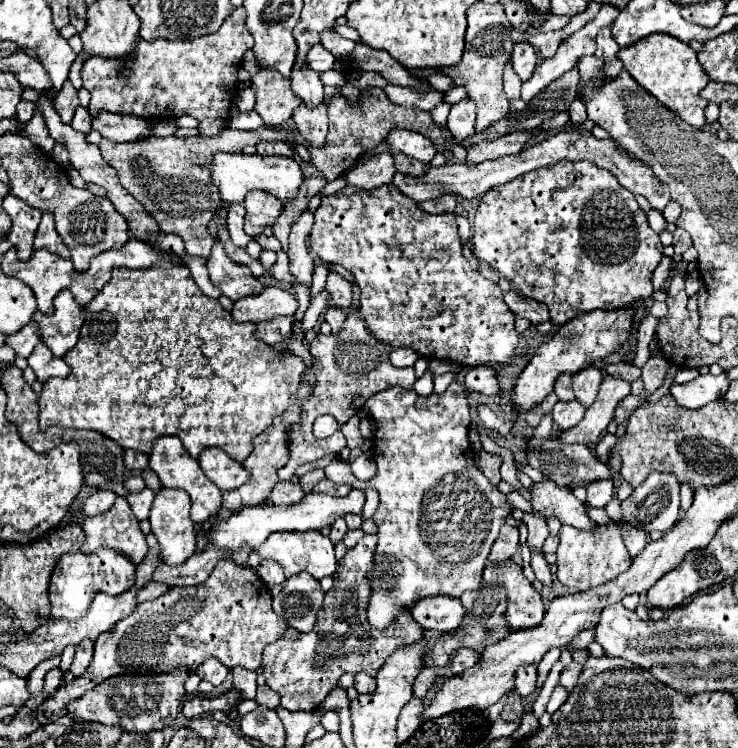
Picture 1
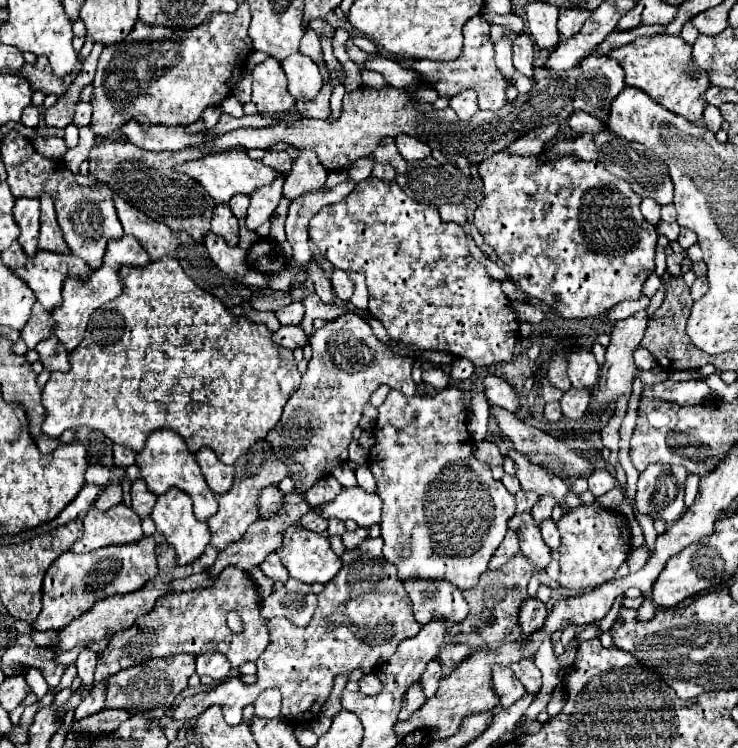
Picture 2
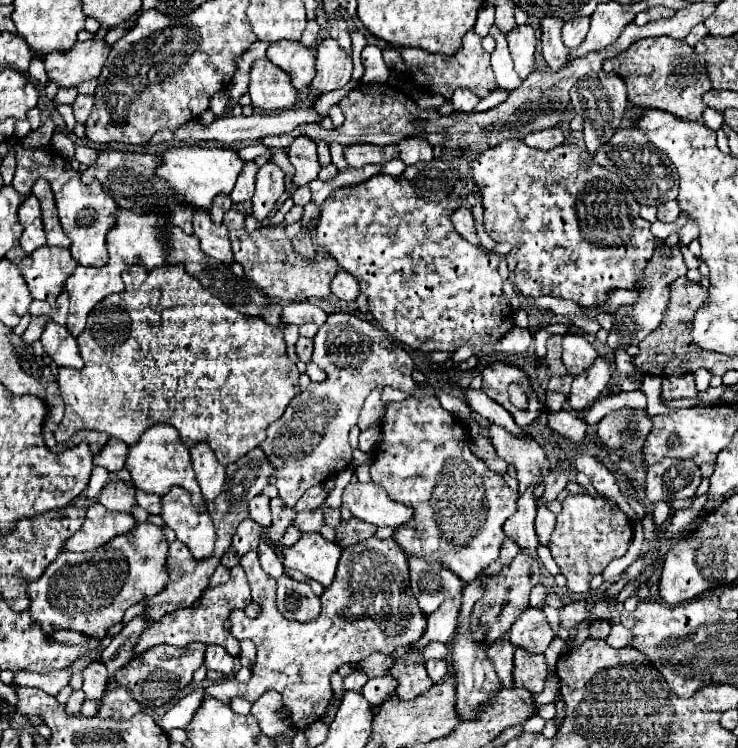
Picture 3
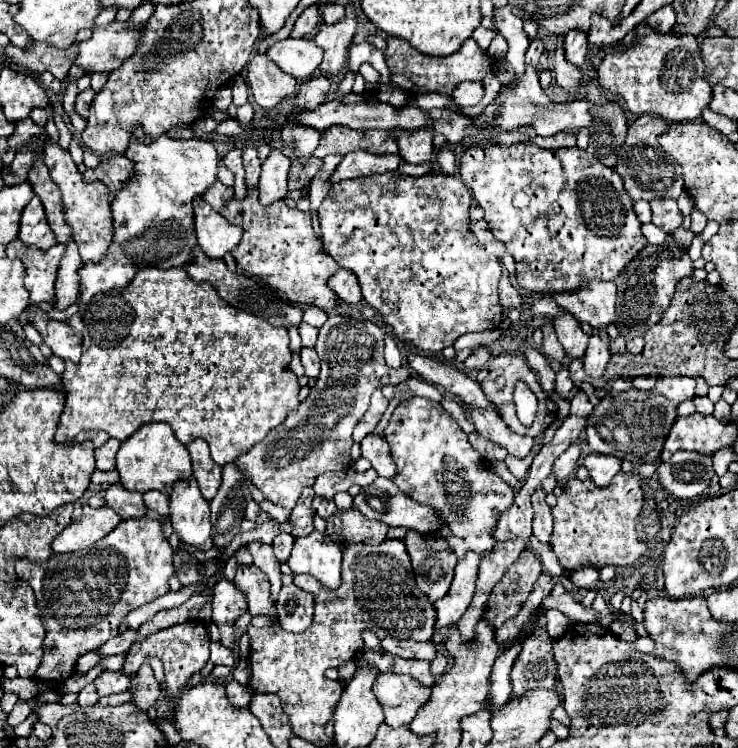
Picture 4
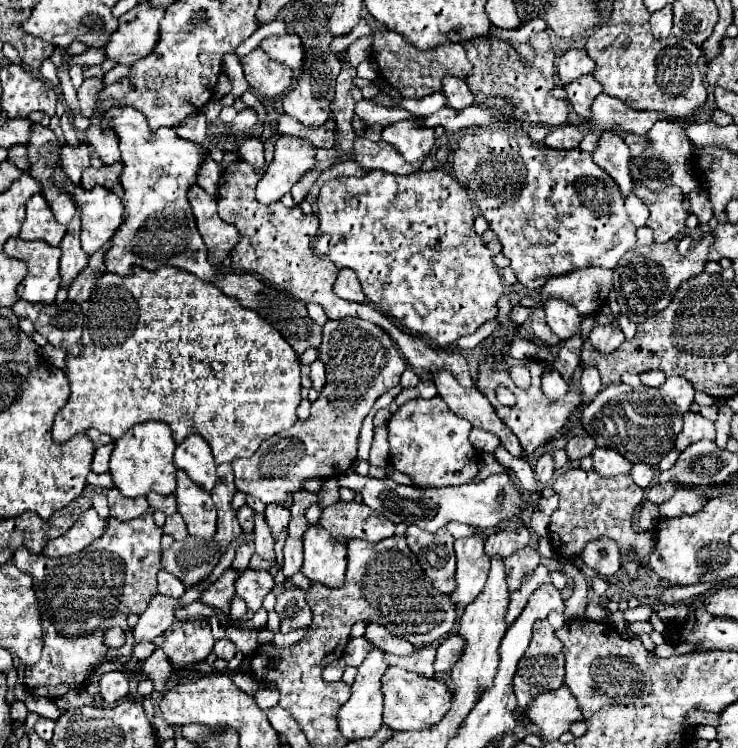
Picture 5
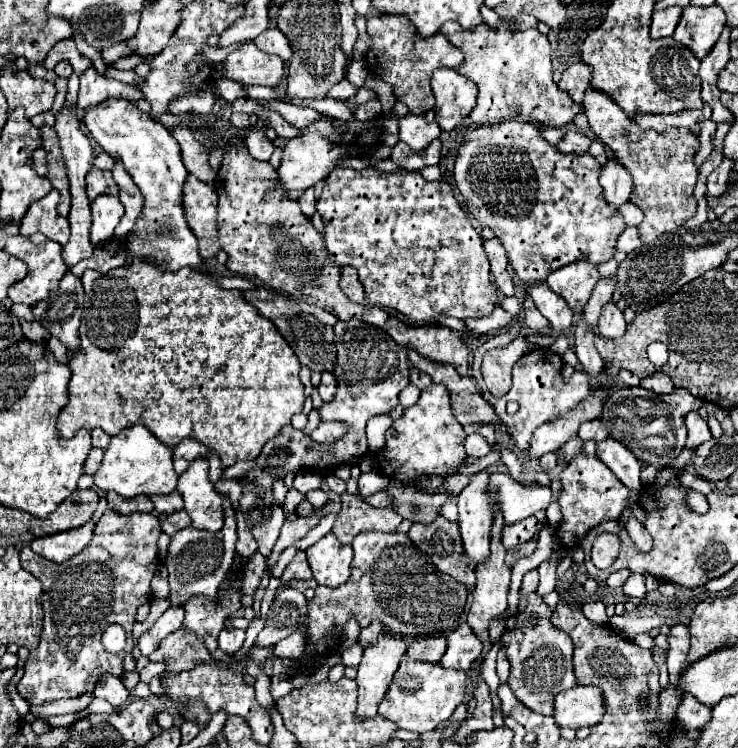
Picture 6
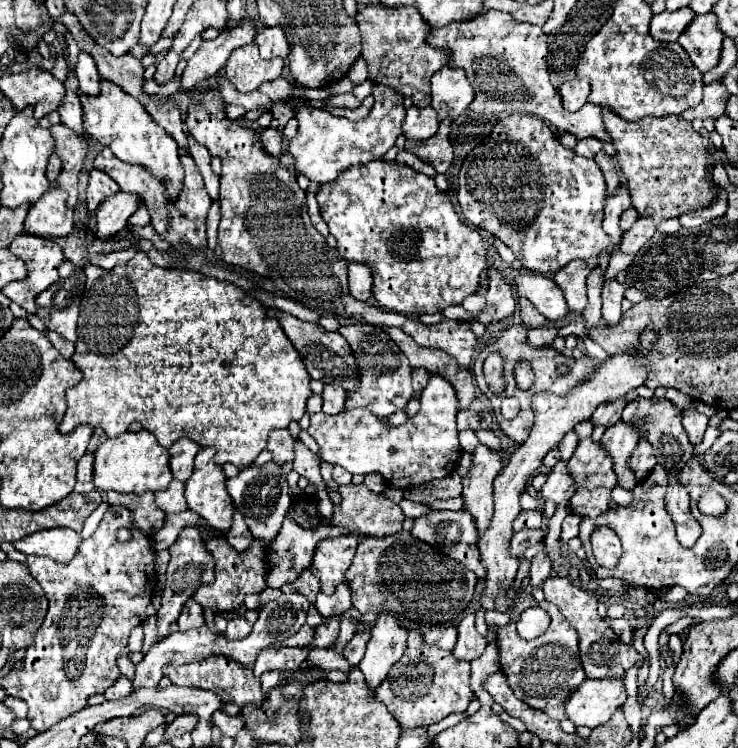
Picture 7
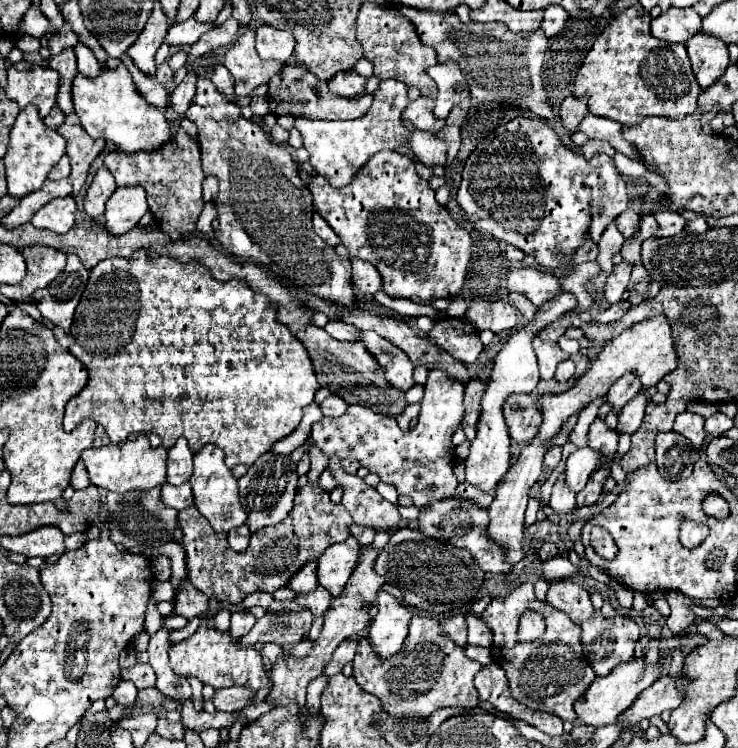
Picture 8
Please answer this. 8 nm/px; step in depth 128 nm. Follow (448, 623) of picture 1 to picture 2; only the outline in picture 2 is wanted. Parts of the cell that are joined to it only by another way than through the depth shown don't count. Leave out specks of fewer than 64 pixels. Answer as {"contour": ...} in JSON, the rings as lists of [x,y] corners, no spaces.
{"contour":[[[406,580],[406,590],[414,606],[414,616],[420,624],[436,616],[444,616],[452,622],[462,622],[468,614],[468,604],[462,598],[462,590],[448,582],[438,580]]]}

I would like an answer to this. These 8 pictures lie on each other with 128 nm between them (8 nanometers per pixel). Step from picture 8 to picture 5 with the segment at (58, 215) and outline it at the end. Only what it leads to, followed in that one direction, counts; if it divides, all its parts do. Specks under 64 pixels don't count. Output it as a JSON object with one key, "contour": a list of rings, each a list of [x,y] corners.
{"contour":[[[36,194],[26,204],[26,220],[20,230],[22,240],[44,240],[50,246],[58,246],[64,238],[66,226],[56,224],[56,218],[42,194]]]}

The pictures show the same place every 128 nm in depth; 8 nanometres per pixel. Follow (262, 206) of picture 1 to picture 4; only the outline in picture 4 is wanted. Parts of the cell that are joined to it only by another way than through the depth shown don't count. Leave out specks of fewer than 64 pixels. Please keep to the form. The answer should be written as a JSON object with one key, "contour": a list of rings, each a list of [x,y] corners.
{"contour":[[[274,148],[268,160],[262,164],[262,176],[258,182],[258,200],[262,206],[268,206],[276,200],[282,200],[288,194],[288,170],[290,158],[282,154],[282,148]]]}

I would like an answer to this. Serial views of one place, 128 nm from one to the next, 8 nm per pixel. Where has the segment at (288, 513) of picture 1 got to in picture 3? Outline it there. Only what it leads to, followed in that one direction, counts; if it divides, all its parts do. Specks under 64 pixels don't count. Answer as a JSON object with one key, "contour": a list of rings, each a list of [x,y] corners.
{"contour":[[[350,482],[342,494],[342,504],[350,508],[352,516],[376,526],[404,526],[414,516],[410,506],[392,500],[386,490],[374,482]]]}

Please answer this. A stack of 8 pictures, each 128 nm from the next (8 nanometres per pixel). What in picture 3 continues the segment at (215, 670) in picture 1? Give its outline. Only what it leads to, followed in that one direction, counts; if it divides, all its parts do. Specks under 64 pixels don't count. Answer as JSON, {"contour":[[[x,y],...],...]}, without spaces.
{"contour":[[[208,646],[204,664],[210,670],[220,670],[222,674],[230,674],[234,668],[234,658],[220,646]]]}

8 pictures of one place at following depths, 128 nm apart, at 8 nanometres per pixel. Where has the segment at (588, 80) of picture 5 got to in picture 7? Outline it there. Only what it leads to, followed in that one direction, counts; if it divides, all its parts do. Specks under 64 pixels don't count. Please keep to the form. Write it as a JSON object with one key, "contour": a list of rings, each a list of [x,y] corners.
{"contour":[[[604,112],[604,126],[616,148],[616,160],[628,182],[632,206],[638,210],[638,220],[624,232],[620,248],[608,264],[608,280],[626,270],[636,252],[652,238],[656,224],[668,218],[678,218],[686,210],[698,210],[718,198],[718,186],[708,182],[706,170],[716,166],[716,146],[710,138],[702,138],[688,120],[680,116],[646,116],[638,122],[620,120],[614,112]]]}

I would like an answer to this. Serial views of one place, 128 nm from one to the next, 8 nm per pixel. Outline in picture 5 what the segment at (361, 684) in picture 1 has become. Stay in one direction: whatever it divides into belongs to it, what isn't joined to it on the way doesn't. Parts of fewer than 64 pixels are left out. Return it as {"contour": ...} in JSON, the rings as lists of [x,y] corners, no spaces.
{"contour":[[[394,666],[388,668],[388,672],[384,674],[382,692],[384,692],[384,712],[382,712],[384,724],[396,732],[430,728],[432,724],[438,724],[452,706],[452,690],[448,688],[446,680],[426,678],[404,668]]]}

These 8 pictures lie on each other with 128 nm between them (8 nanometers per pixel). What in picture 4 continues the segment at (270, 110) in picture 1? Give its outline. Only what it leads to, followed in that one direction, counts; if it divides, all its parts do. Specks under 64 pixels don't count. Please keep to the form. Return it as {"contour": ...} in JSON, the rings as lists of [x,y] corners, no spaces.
{"contour":[[[256,54],[246,66],[246,82],[252,88],[254,102],[262,108],[274,108],[280,100],[288,98],[296,90],[296,80],[286,72],[280,72],[266,54]]]}

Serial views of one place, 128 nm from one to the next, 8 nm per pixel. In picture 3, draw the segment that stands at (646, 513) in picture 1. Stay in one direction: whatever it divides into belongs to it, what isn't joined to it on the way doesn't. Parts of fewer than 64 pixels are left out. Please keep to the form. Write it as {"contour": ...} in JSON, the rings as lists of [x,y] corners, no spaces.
{"contour":[[[664,458],[648,468],[646,496],[654,504],[676,498],[694,498],[702,482],[702,472],[694,460]]]}

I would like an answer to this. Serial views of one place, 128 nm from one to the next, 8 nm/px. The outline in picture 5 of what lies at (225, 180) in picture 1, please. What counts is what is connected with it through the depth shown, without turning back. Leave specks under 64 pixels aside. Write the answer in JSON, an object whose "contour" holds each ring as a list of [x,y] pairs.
{"contour":[[[112,106],[104,114],[102,128],[114,130],[114,134],[118,136],[118,142],[120,142],[122,164],[124,164],[124,172],[122,172],[124,198],[122,198],[122,204],[124,204],[124,210],[128,212],[126,222],[120,226],[120,230],[112,238],[114,244],[112,244],[112,248],[108,250],[108,256],[106,256],[108,272],[128,276],[128,268],[132,268],[132,266],[140,266],[140,268],[146,268],[146,270],[156,270],[160,266],[174,266],[174,268],[196,274],[200,280],[214,282],[220,276],[218,268],[208,262],[206,246],[200,238],[194,216],[190,212],[190,204],[186,200],[186,192],[188,192],[190,186],[196,184],[196,172],[202,164],[202,154],[204,154],[202,146],[198,146],[196,142],[178,138],[172,128],[158,128],[156,132],[150,130],[142,112],[134,110],[132,106],[120,106],[120,108]]]}

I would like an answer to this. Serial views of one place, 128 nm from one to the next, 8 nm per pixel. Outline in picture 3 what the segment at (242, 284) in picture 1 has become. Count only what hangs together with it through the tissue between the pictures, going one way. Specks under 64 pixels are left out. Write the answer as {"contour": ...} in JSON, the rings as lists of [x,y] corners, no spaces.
{"contour":[[[198,208],[194,214],[194,234],[200,238],[200,248],[206,256],[224,264],[234,262],[228,228],[224,224],[214,224],[204,208]]]}

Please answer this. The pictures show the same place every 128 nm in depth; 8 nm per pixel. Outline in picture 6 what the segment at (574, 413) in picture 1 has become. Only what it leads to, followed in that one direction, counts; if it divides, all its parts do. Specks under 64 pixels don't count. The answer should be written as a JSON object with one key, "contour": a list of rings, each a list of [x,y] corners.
{"contour":[[[616,302],[604,304],[602,314],[598,318],[598,334],[604,338],[616,340],[624,334],[624,330],[626,330],[626,320],[624,320],[624,314],[618,308],[618,304]]]}

